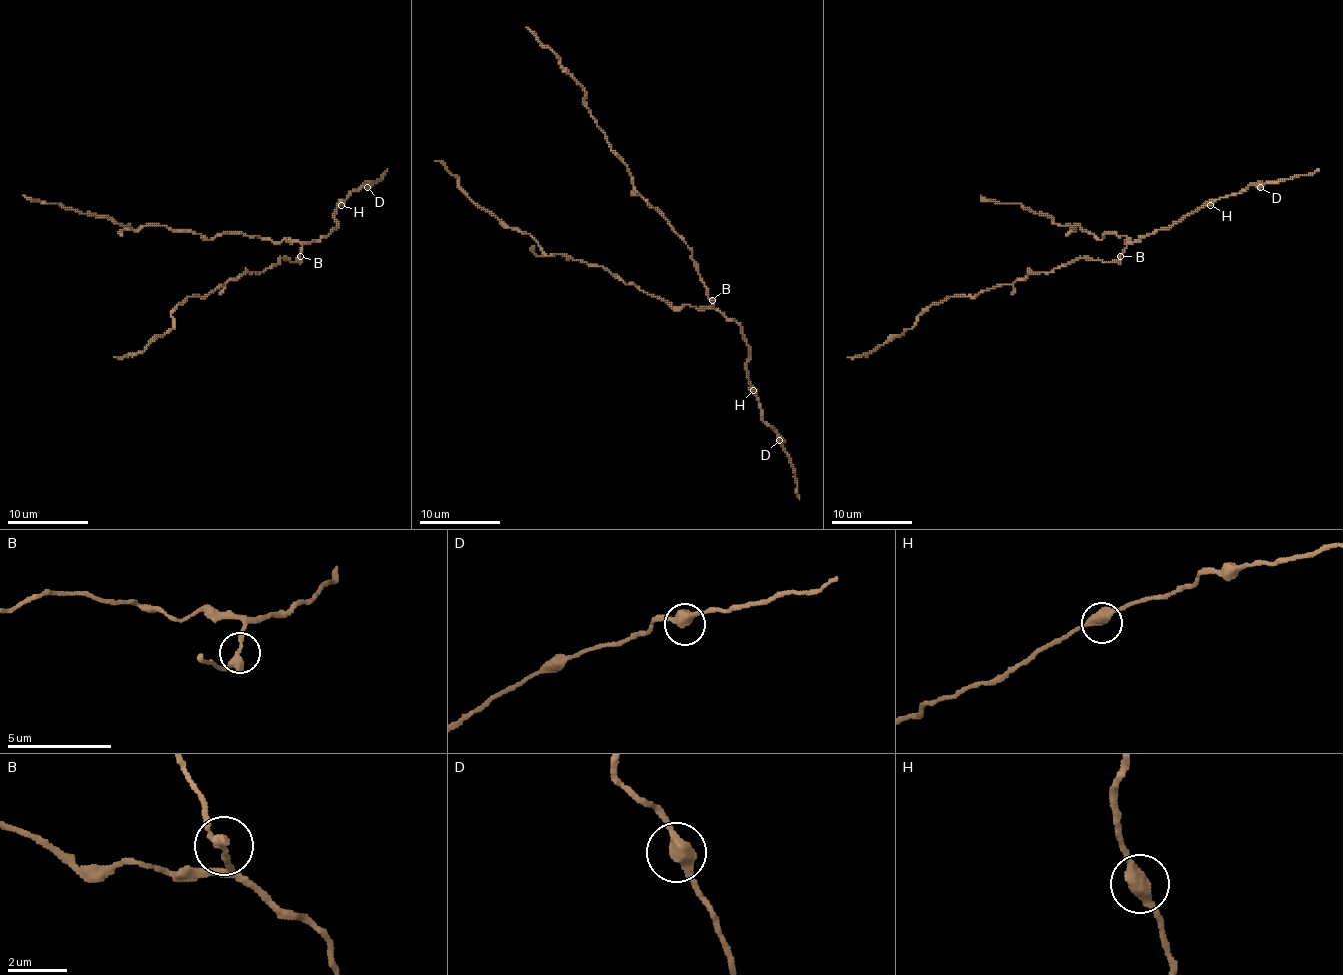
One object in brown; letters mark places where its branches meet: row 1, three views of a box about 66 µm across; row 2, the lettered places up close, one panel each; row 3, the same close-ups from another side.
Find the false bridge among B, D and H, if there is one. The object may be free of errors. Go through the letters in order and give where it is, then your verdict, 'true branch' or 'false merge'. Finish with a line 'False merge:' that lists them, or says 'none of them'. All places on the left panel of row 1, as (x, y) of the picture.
B: place (300, 256); true branch
D: place (367, 187); true branch
H: place (341, 205); true branch
False merge: none of them

